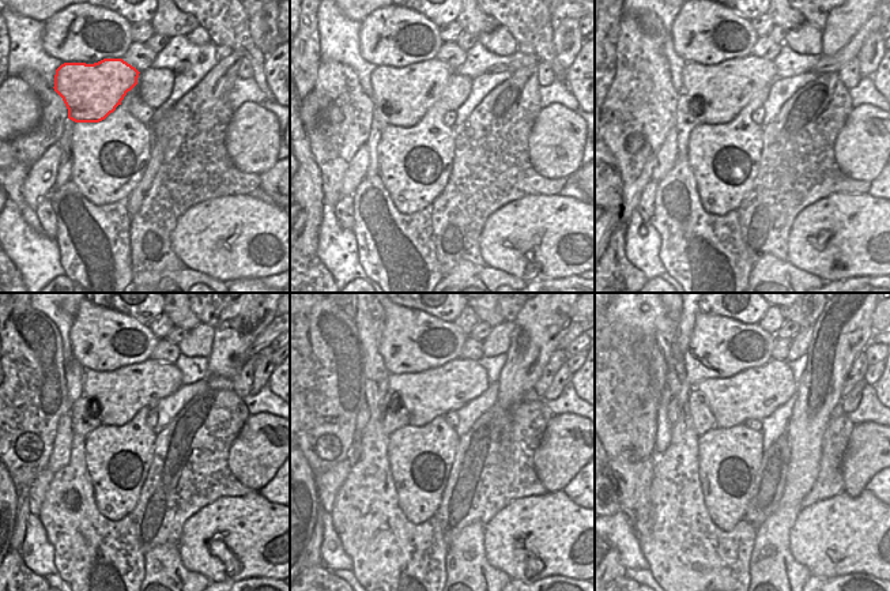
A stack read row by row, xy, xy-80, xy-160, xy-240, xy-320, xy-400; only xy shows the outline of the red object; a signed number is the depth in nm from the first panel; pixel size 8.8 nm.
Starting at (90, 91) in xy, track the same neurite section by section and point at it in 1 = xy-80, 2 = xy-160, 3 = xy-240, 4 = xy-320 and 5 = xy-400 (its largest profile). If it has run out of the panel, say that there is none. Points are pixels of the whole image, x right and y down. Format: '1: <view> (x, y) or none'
1: xy-80 (407, 93)
2: xy-160 (716, 93)
3: xy-240 (120, 394)
4: xy-320 (430, 394)
5: xy-400 (757, 392)

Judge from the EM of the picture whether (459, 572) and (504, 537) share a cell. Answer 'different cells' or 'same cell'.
different cells

